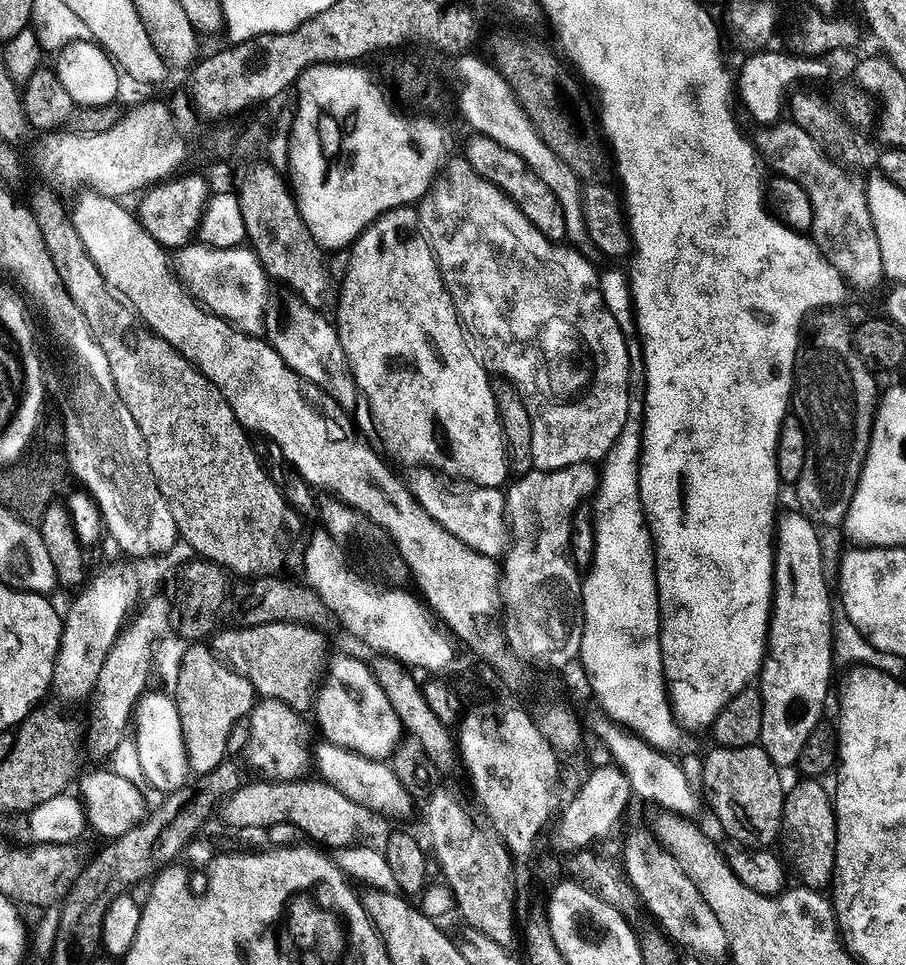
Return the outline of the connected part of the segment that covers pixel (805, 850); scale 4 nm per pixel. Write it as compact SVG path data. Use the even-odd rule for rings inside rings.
M805 779L802 784L798 785L796 789L789 791L786 796L786 803L784 806L784 823L782 825L782 841L784 840L784 852L783 855L787 857L787 859L790 861L792 859L791 867L794 869L796 867L796 872L798 875L801 876L803 883L807 885L807 887L824 890L827 889L827 884L831 882L833 883L834 877L836 876L836 804L834 803L833 797L832 800L830 797L828 797L828 792L826 789L823 788L821 781L819 779Z

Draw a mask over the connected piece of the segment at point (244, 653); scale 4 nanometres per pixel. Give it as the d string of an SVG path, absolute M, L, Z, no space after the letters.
M298 623L237 627L217 631L210 640L212 651L253 684L257 697L281 700L297 714L304 714L307 708L309 711L317 701L318 681L322 676L320 667L324 668L326 664L324 655L328 652L328 644L324 641L325 633Z

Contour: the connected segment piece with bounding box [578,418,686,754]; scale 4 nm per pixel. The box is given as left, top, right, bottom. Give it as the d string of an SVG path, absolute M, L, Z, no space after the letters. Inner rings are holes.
M630 418L626 422L626 430L622 430L622 438L614 446L614 450L608 455L608 459L602 468L602 475L598 480L598 495L596 500L596 553L592 556L592 569L587 569L586 579L584 581L584 601L586 602L586 614L588 615L588 623L585 626L585 637L582 638L581 652L579 654L579 663L584 663L582 672L592 686L595 699L600 699L600 704L605 713L612 720L621 726L630 729L639 737L646 739L654 748L659 749L667 754L679 754L686 740L681 735L675 734L673 727L672 705L669 701L669 689L666 687L666 679L664 672L664 633L665 633L665 617L660 617L660 580L656 577L656 568L658 572L658 553L656 551L656 541L652 535L650 521L644 511L644 503L640 497L640 458L644 450L644 437L642 435L642 424L639 419Z

